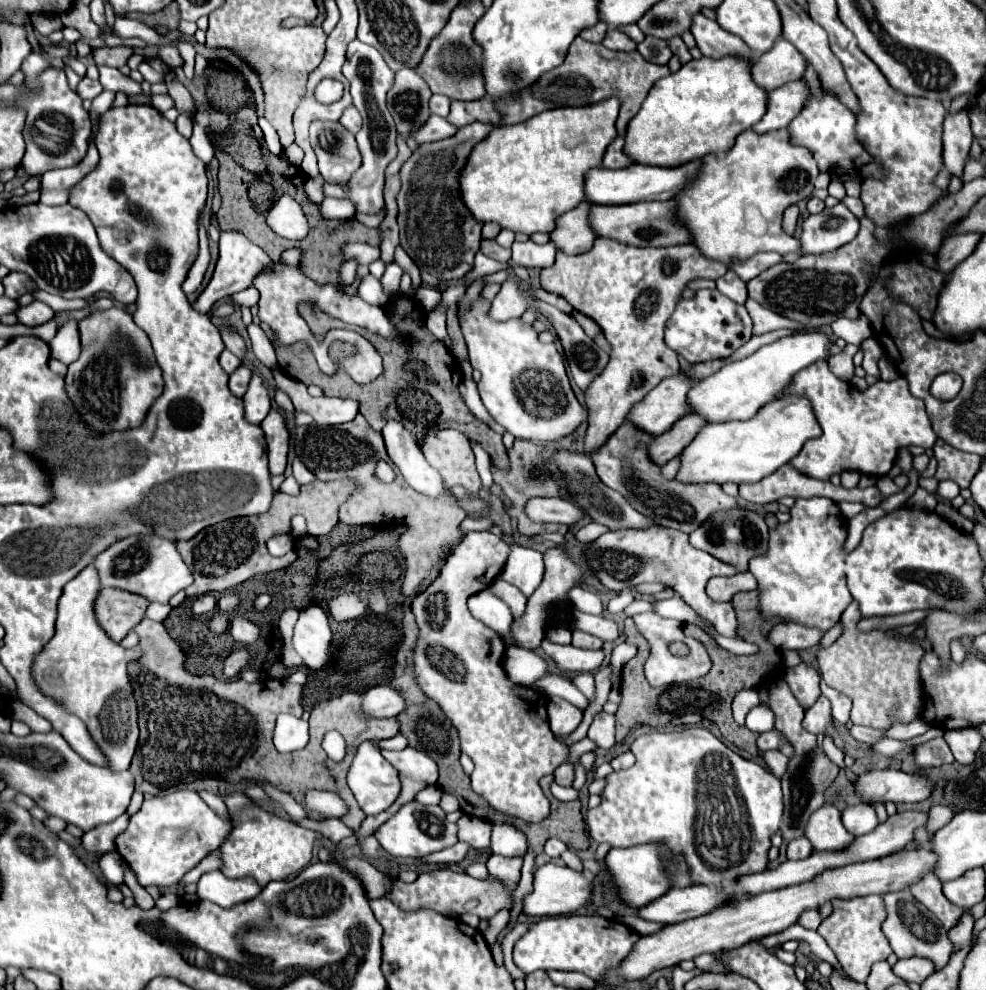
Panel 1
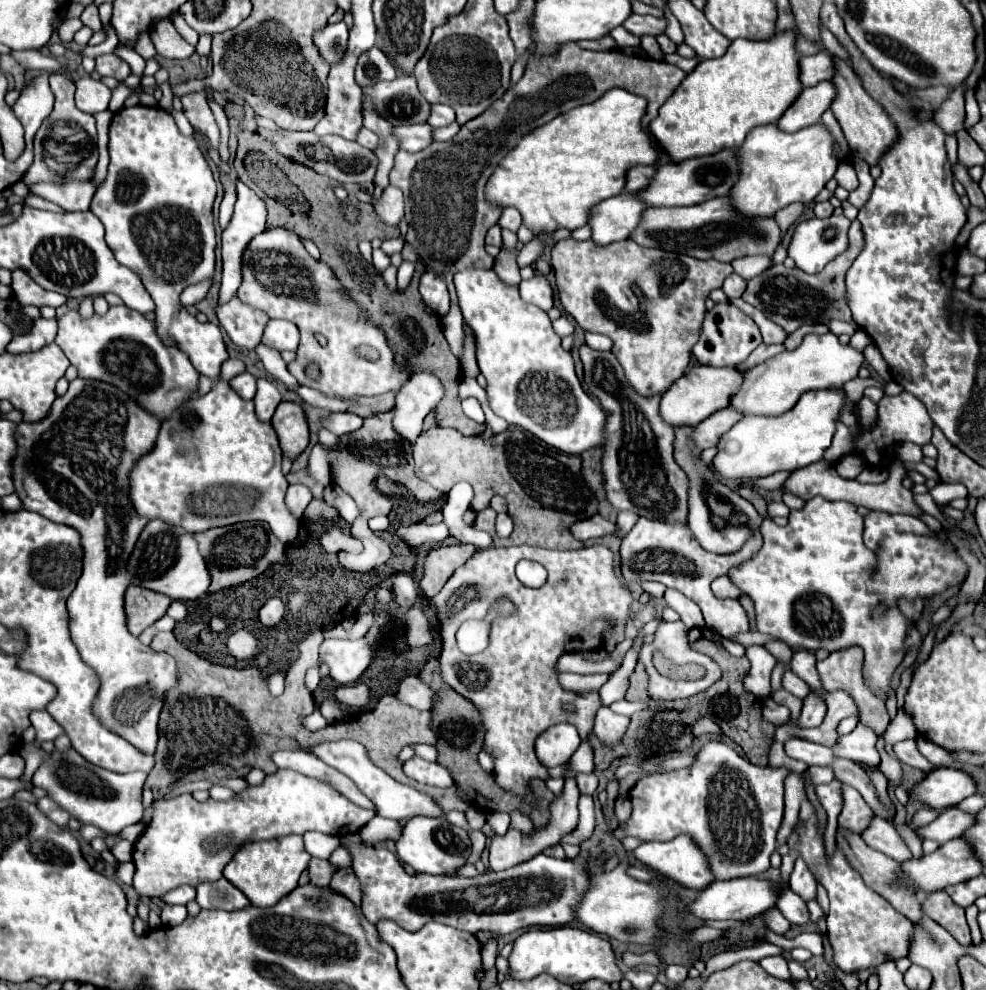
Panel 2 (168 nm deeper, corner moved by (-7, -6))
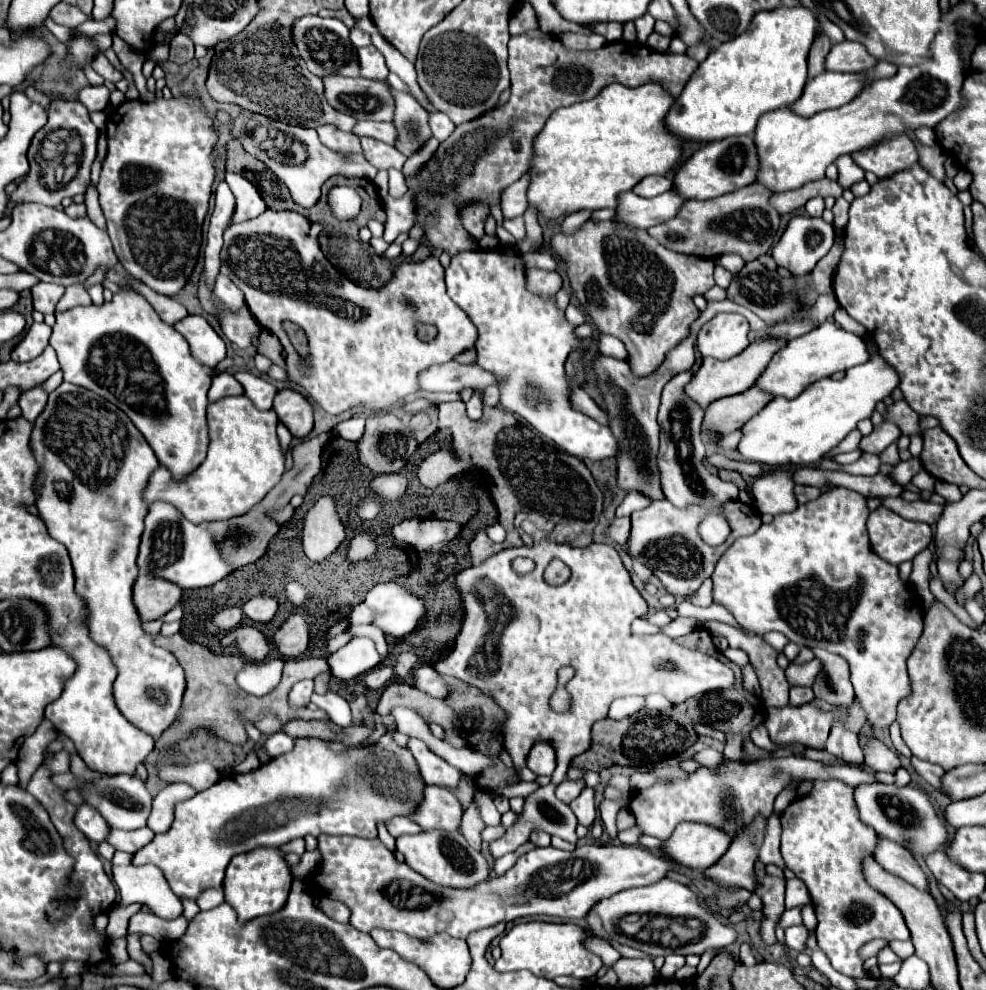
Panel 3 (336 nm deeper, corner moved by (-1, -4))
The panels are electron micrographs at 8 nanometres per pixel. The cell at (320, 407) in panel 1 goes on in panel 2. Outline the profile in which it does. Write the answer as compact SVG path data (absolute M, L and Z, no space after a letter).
M337 411L337 413L325 415L321 419L321 425L335 435L345 435L345 433L357 431L363 425L363 419L355 413L349 413L349 411Z

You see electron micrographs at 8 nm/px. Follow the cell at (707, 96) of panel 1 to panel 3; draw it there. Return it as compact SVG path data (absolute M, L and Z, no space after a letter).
M777 7L773 11L757 11L749 29L721 43L693 73L685 91L675 99L667 113L667 129L685 141L717 141L733 135L751 135L755 131L757 119L773 109L793 105L807 83L807 55L821 31L821 23L815 13L807 7Z

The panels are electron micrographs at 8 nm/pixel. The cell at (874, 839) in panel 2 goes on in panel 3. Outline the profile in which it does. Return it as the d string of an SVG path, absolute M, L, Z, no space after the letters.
M879 839L877 849L875 849L875 861L883 869L887 869L887 873L893 873L895 877L901 877L903 881L907 881L915 889L929 891L927 877L921 871L919 863L899 843L893 843L893 841L887 841L887 839Z

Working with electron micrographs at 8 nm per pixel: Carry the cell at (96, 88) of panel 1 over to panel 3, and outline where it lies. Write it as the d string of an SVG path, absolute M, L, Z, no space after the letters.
M101 85L101 87L85 87L79 93L81 103L89 109L89 111L105 111L105 107L109 105L109 87Z

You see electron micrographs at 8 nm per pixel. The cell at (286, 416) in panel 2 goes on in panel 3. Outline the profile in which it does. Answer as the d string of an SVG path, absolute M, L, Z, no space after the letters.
M295 389L277 391L273 411L293 437L307 437L313 429L313 405Z

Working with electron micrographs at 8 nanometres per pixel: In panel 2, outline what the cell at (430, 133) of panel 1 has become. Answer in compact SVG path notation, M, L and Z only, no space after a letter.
M421 123L421 125L403 125L403 127L395 127L395 135L401 141L401 149L417 153L423 151L425 147L429 147L433 143L431 135L433 129L429 127L429 123Z

